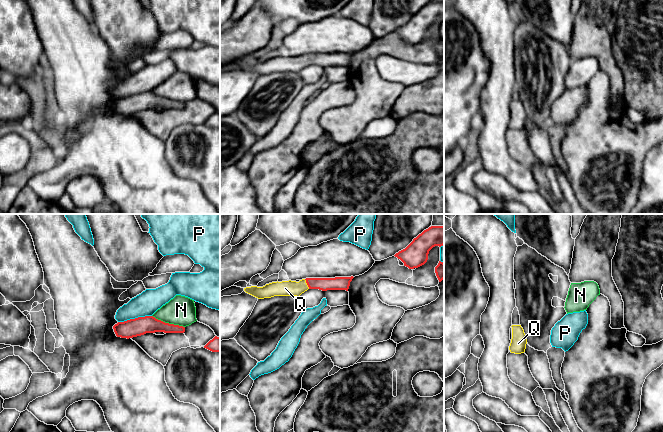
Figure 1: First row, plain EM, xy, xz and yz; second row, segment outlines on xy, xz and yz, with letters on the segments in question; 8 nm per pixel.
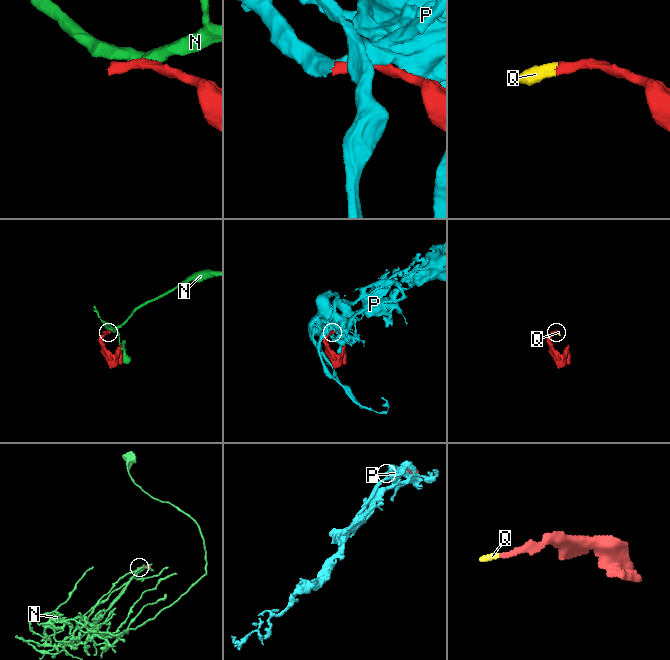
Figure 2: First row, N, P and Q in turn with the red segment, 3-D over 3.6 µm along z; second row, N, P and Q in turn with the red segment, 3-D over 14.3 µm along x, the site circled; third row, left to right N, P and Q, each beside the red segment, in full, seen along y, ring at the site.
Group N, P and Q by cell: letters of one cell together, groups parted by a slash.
N / P / Q

